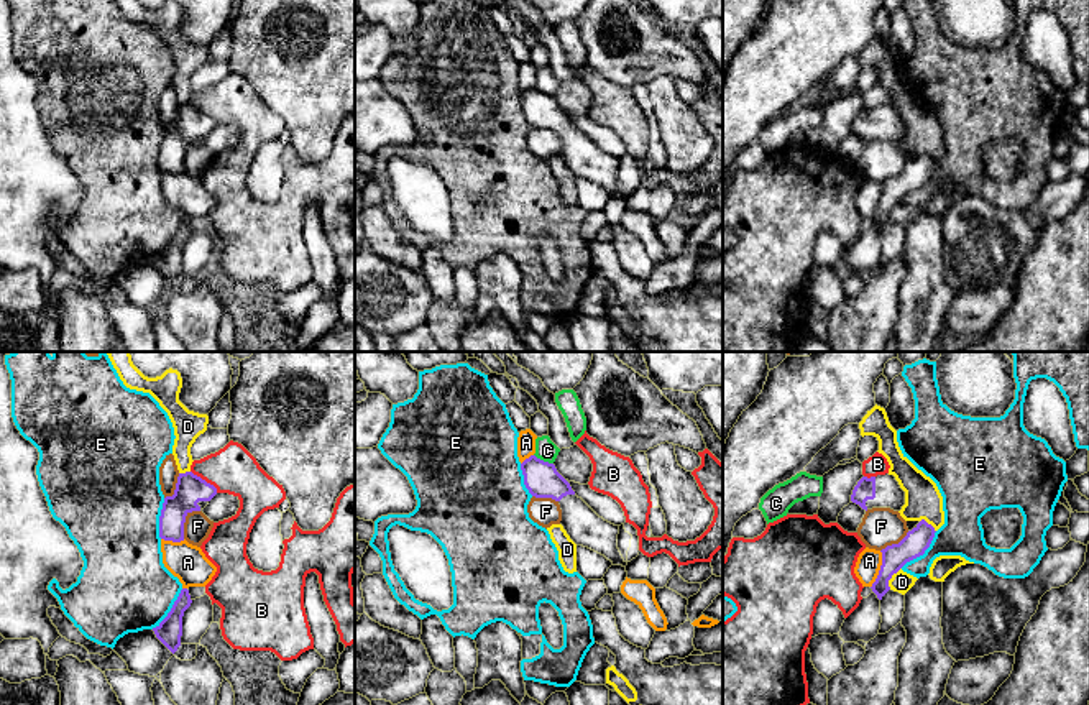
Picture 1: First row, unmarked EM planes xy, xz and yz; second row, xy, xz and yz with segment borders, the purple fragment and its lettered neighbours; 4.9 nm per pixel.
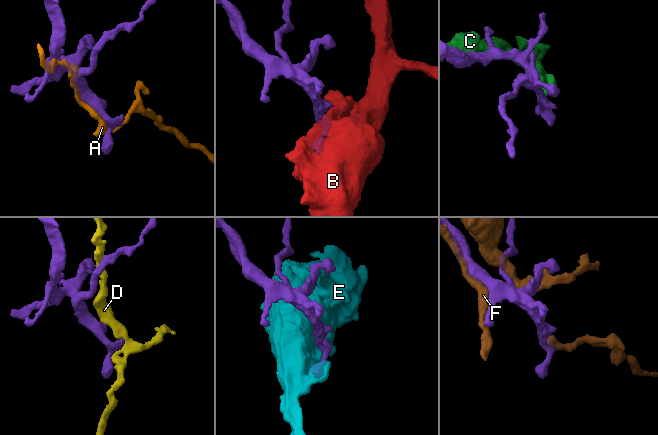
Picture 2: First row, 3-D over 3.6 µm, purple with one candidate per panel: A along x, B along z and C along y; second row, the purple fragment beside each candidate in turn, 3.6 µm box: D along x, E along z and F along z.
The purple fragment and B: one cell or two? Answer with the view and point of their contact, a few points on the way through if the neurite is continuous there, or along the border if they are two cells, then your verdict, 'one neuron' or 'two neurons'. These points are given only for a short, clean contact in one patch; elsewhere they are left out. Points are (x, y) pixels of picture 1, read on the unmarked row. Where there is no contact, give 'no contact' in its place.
xy (204, 112) | along xy (191, 102), (209, 114), (217, 124) | two neurons

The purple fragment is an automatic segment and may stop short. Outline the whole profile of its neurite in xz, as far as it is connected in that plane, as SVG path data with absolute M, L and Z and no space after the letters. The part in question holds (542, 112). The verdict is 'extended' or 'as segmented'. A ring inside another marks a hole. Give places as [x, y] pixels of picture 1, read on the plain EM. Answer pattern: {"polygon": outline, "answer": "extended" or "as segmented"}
{"polygon": "M531 87L521 95L521 102L524 117L532 128L552 130L560 136L560 156L577 177L588 179L604 187L613 197L627 197L618 181L619 158L600 150L581 130L578 130L554 95Z", "answer": "extended"}

